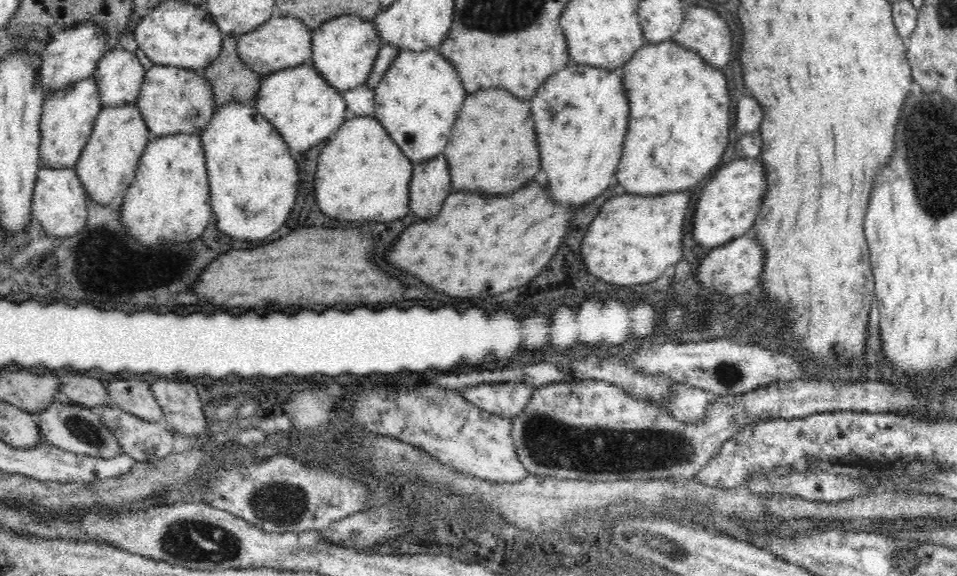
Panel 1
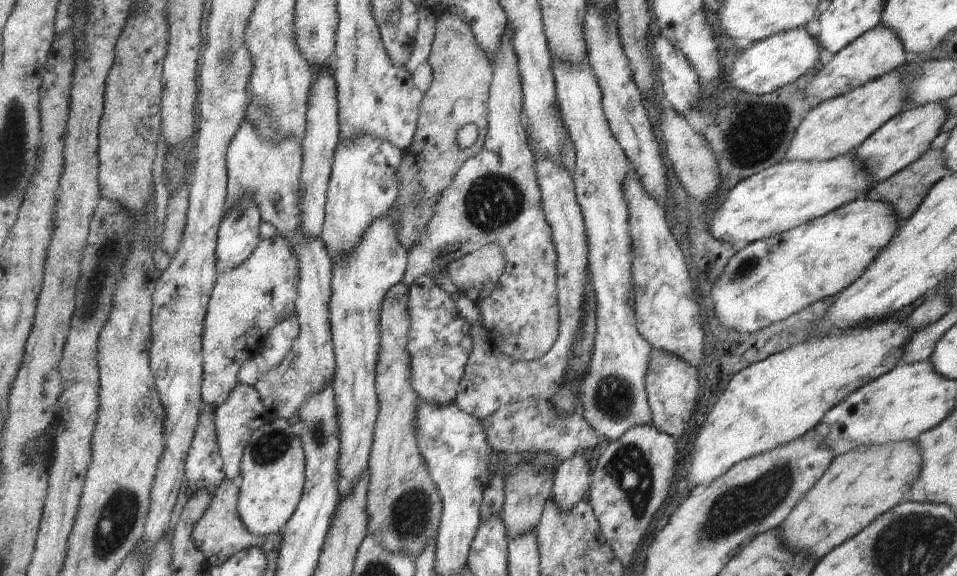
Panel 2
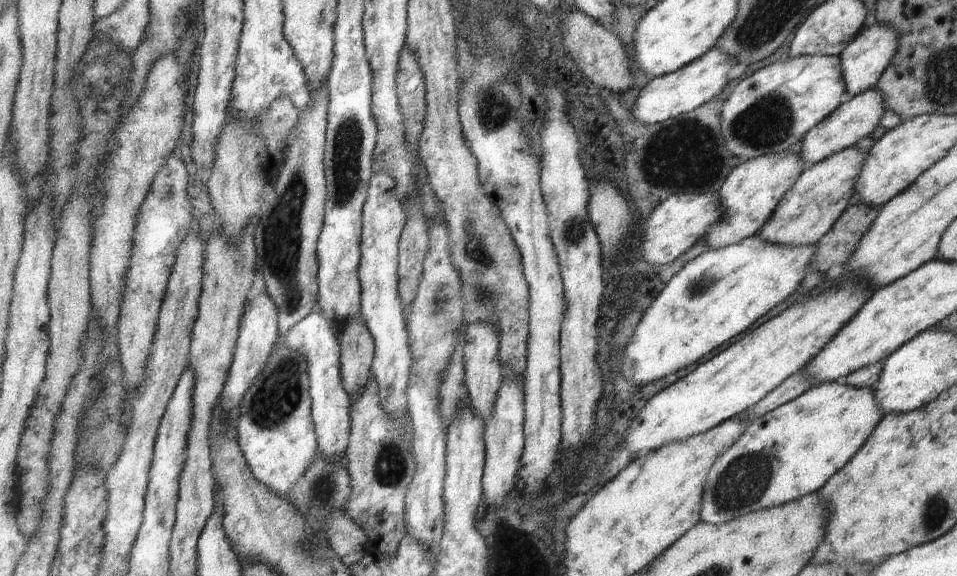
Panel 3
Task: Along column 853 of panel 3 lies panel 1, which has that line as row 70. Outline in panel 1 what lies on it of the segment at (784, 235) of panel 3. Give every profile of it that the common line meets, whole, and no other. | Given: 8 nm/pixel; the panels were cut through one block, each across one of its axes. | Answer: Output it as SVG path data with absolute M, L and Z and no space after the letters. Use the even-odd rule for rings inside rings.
M153 65L148 69L145 72L140 94L134 105L139 108L142 120L148 129L150 141L170 134L200 135L216 112L215 108L213 108L213 92L211 90L201 71L180 70L173 66L158 65Z

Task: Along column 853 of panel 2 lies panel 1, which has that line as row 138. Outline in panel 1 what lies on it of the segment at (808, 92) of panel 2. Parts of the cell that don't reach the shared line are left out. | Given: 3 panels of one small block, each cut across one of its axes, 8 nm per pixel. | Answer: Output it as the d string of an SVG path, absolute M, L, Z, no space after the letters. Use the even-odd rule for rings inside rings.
M94 77L78 82L78 85L62 89L45 98L39 122L39 165L73 168L82 154L92 132L94 121L102 110L98 100L98 87Z

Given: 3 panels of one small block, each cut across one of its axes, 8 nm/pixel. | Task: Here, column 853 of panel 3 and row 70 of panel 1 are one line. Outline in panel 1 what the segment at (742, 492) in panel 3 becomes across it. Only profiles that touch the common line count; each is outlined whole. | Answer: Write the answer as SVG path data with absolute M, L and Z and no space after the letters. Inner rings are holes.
M437 49L401 52L373 93L373 117L413 165L441 154L467 96L454 67Z

